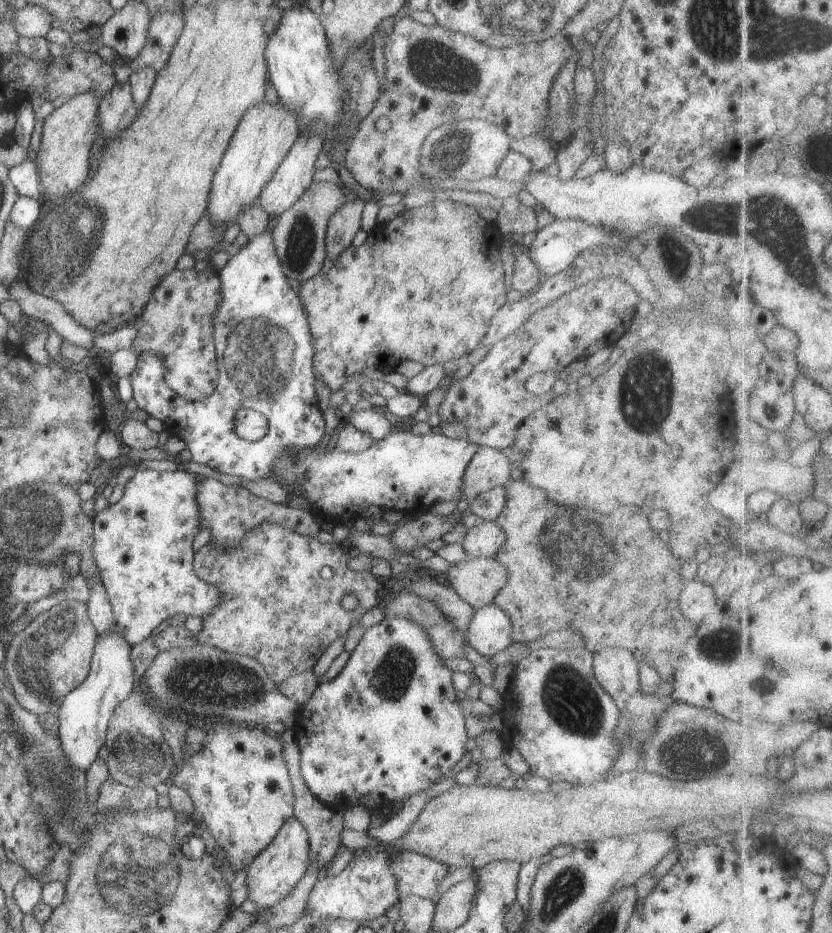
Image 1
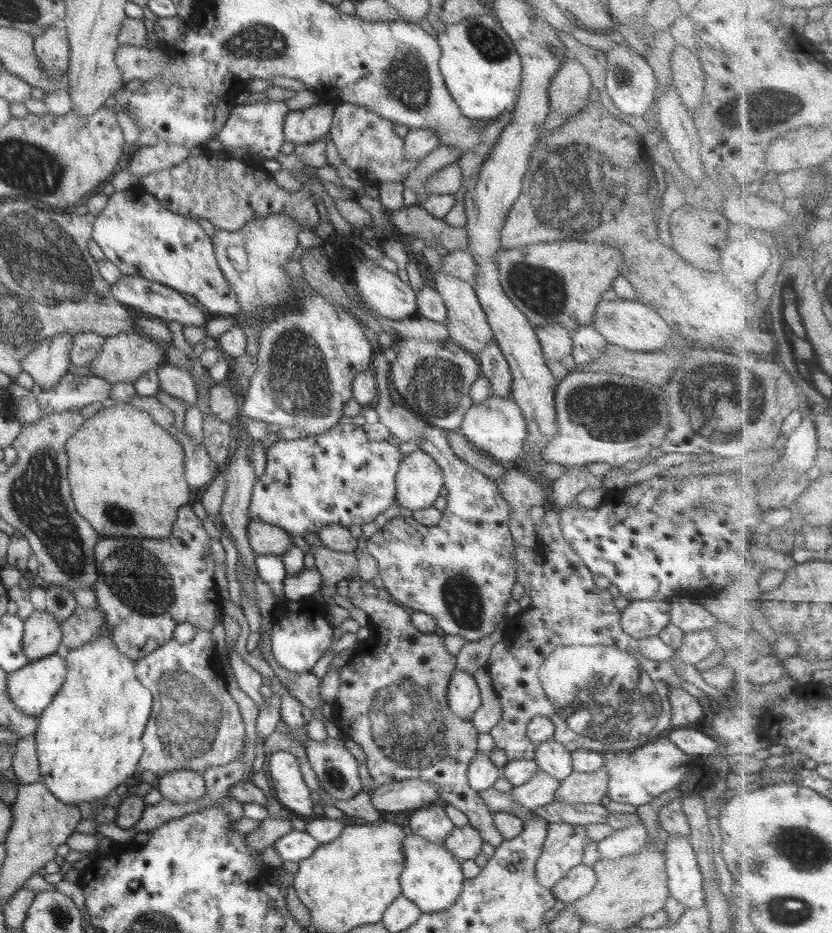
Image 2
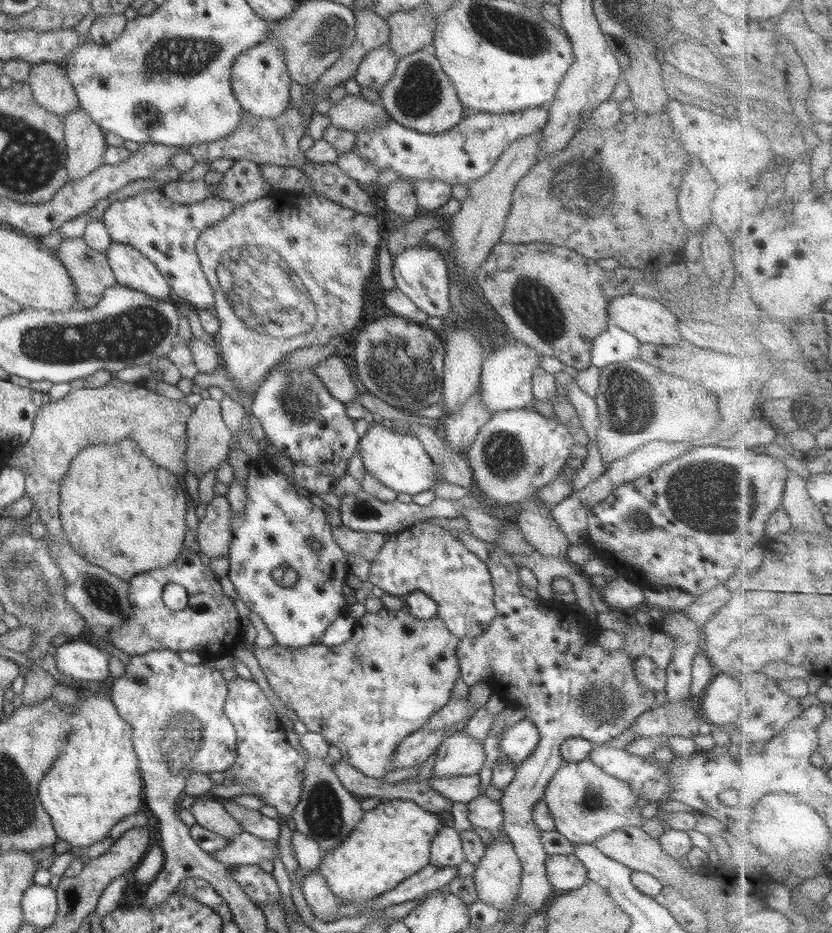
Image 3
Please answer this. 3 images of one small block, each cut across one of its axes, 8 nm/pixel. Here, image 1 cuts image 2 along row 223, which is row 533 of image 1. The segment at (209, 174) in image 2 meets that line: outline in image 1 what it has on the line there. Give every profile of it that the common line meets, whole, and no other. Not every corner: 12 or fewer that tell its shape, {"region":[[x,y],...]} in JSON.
{"region":[[201,475],[200,526],[216,548],[238,546],[248,530],[274,522],[308,537],[311,510],[258,498]]}

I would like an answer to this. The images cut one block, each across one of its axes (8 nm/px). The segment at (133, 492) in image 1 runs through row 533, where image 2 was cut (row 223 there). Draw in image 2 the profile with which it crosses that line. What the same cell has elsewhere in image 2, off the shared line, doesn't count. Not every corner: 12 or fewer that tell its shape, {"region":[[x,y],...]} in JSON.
{"region":[[141,186],[115,191],[92,240],[123,274],[217,317],[236,291],[198,221]]}

